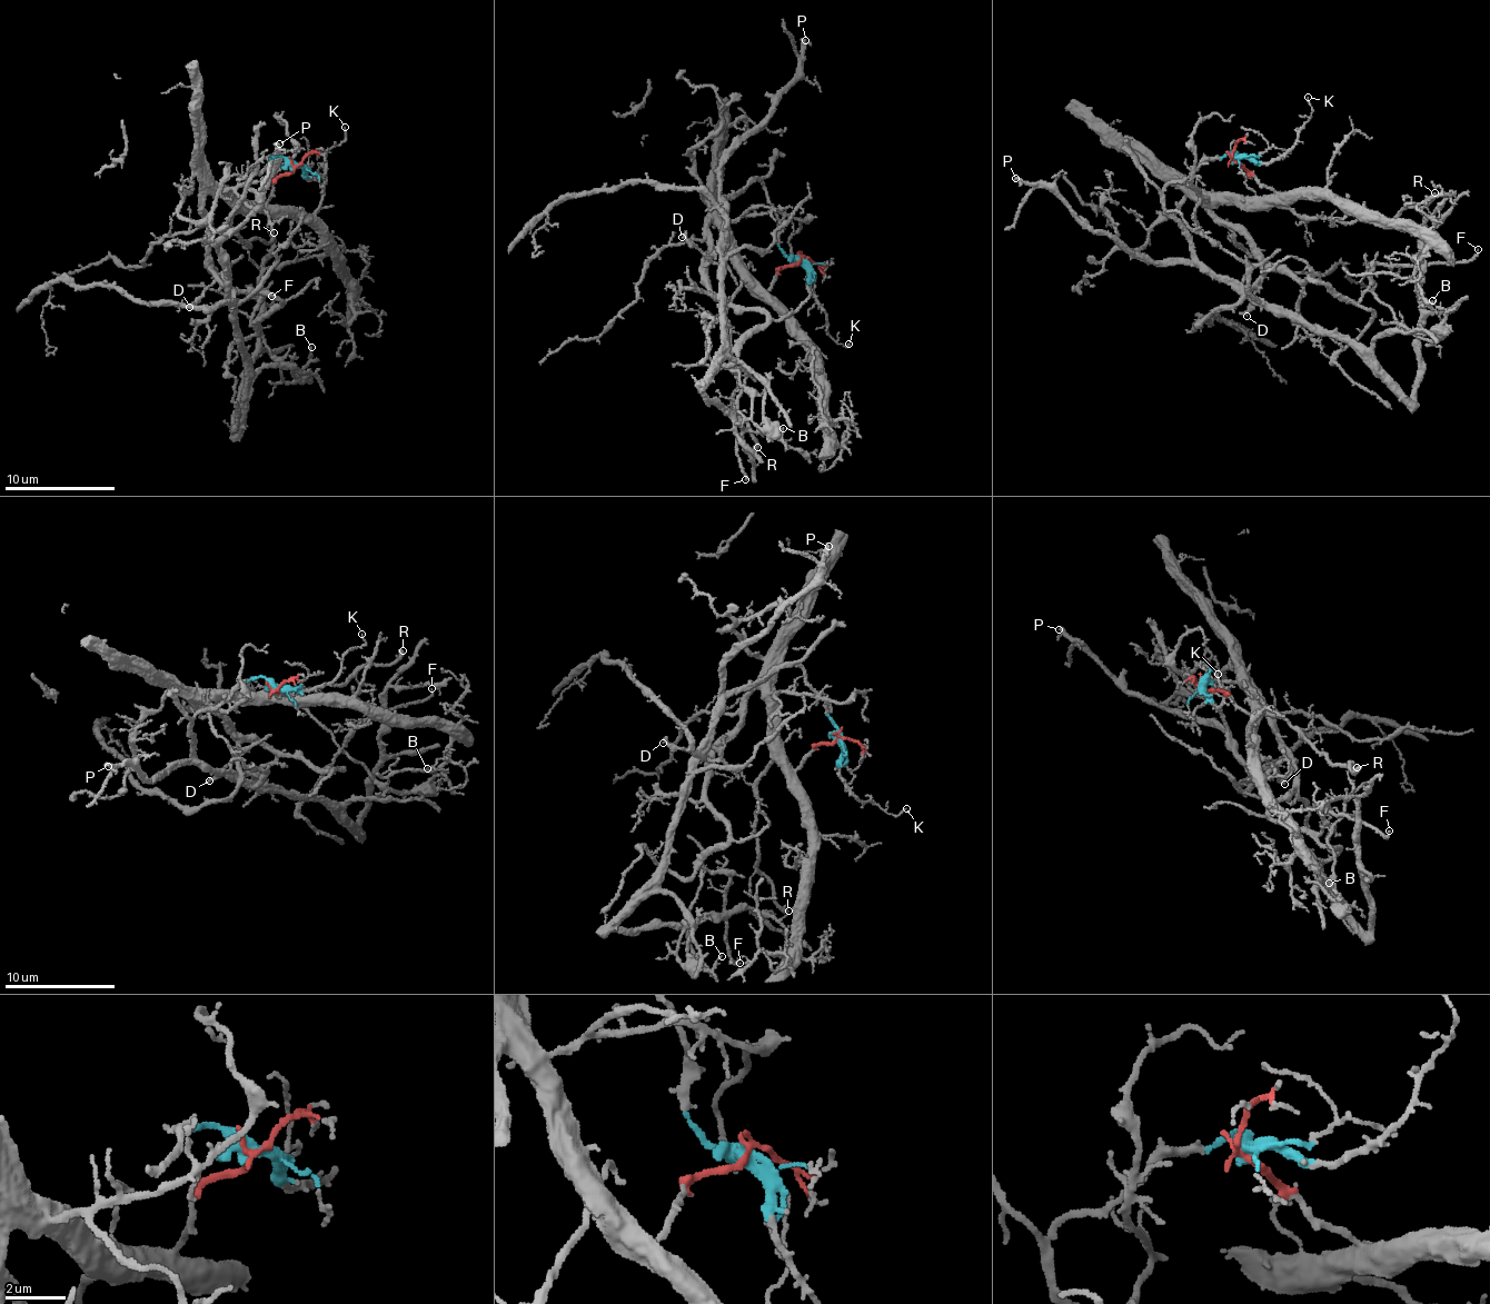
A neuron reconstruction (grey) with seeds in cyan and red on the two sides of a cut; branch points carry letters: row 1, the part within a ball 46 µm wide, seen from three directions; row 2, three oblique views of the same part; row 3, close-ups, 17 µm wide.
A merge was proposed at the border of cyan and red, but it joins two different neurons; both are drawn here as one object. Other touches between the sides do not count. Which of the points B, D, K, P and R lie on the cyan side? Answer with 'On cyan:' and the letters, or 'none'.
On cyan: D, K, P

